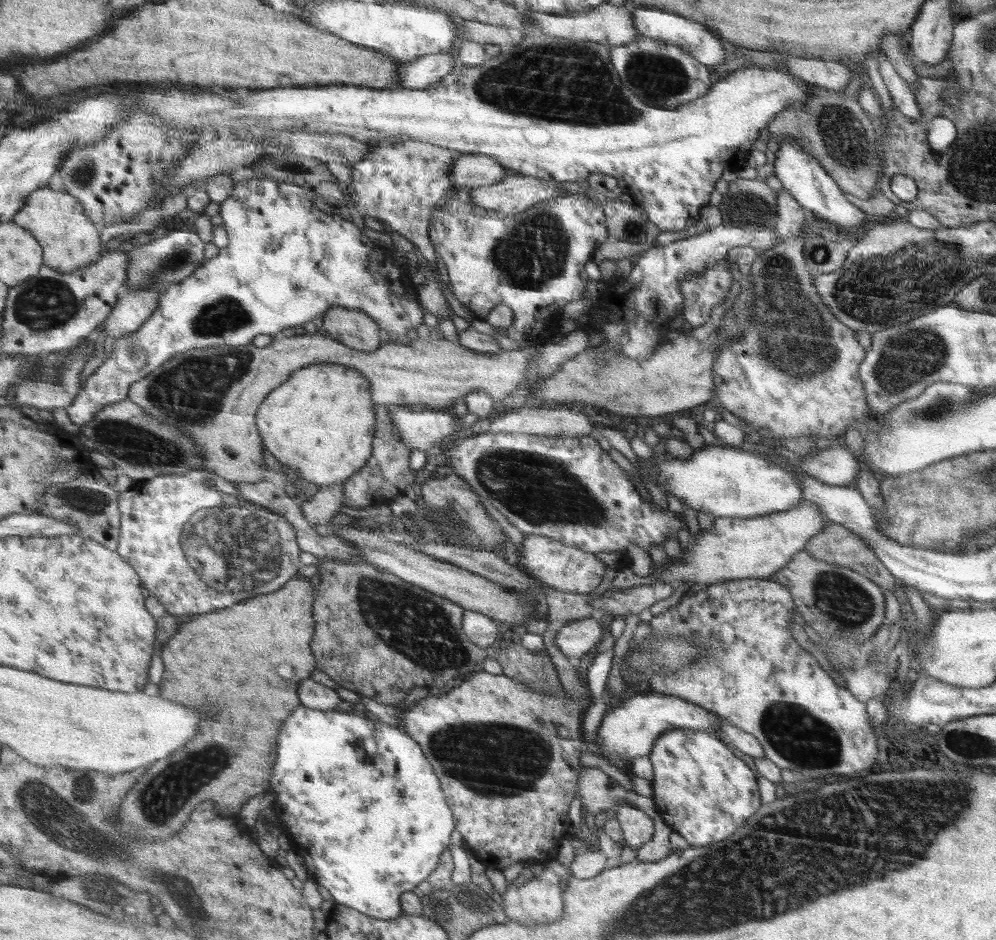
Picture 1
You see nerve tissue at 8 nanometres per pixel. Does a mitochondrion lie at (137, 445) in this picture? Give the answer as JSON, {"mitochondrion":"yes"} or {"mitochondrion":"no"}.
{"mitochondrion":"yes"}

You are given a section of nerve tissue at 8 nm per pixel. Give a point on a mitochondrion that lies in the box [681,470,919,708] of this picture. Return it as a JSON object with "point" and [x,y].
{"point":[843,602]}

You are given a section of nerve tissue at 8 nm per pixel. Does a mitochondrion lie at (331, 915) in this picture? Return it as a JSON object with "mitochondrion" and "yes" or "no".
{"mitochondrion":"no"}

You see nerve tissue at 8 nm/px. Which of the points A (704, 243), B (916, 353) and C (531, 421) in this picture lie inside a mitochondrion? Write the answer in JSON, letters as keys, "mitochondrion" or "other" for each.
{"A":"other","B":"mitochondrion","C":"other"}

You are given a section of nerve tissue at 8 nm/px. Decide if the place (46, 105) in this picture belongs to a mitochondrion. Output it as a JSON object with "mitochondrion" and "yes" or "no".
{"mitochondrion":"no"}

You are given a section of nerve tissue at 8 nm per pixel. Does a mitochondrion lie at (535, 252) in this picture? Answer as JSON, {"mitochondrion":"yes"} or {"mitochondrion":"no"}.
{"mitochondrion":"yes"}

